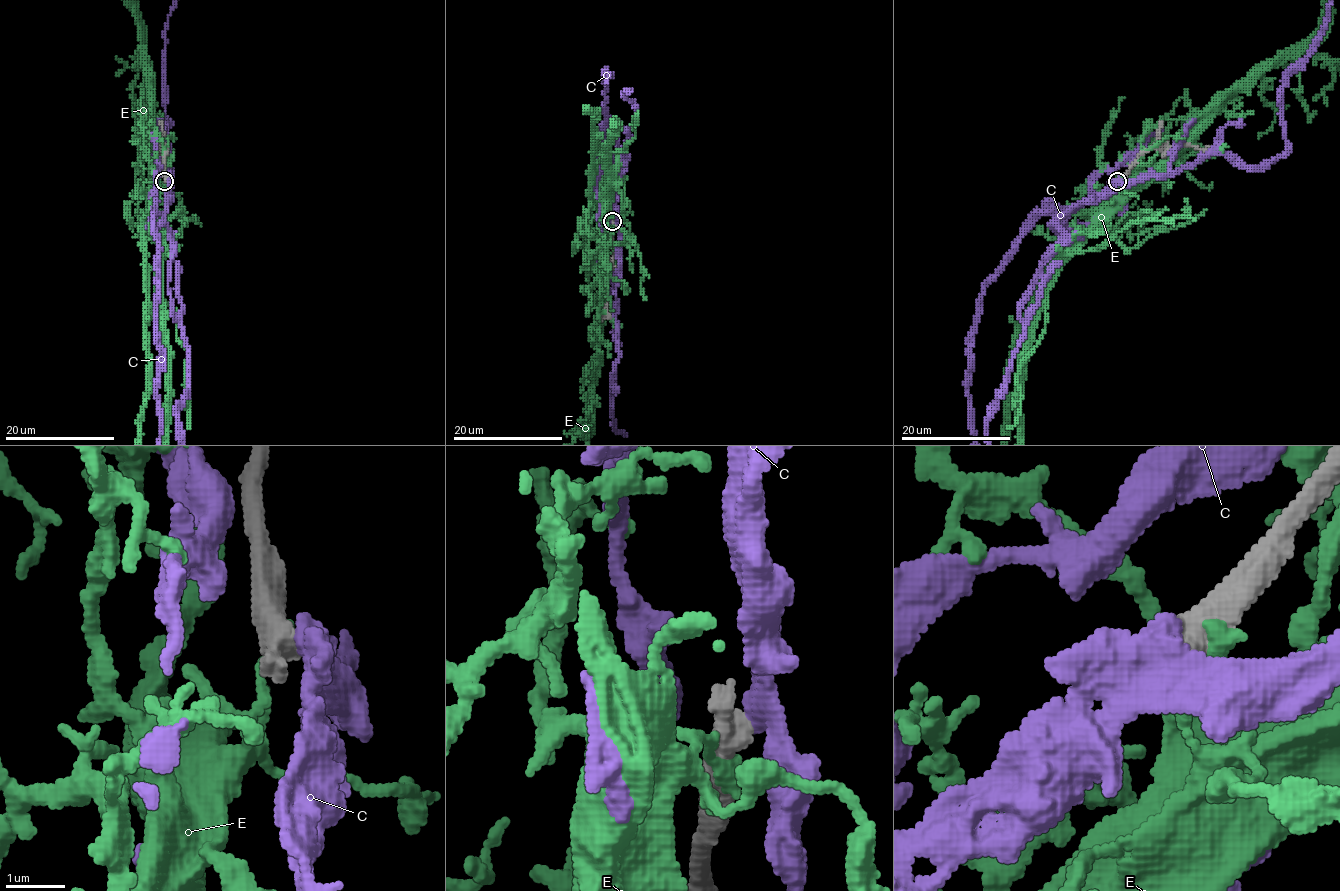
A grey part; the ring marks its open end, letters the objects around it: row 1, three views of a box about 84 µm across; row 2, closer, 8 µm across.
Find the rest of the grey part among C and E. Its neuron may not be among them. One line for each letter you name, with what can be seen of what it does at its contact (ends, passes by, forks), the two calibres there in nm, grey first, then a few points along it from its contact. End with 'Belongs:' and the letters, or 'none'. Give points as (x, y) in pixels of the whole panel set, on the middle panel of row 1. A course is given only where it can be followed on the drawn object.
Belongs: none

